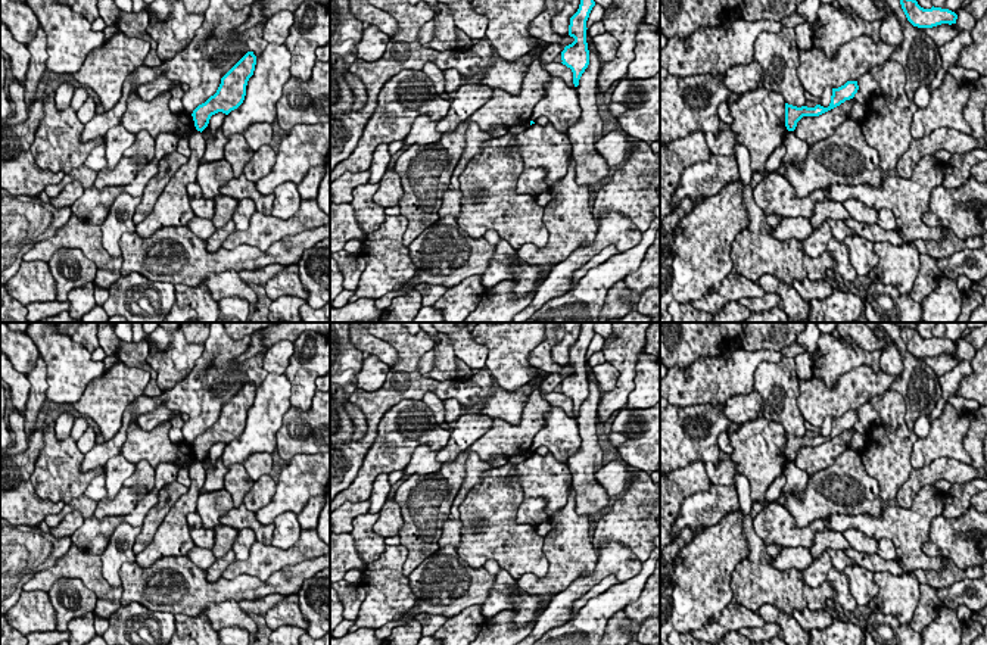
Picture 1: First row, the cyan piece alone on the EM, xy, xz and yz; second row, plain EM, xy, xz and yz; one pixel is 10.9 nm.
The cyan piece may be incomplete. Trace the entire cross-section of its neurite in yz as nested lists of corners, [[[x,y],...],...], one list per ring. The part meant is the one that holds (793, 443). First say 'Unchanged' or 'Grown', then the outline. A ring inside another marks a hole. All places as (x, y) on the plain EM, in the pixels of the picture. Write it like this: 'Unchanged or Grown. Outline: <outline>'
Unchanged. Outline: [[[847,411],[844,415],[838,417],[838,418],[832,418],[831,433],[828,437],[823,437],[821,434],[816,434],[815,437],[807,437],[807,436],[797,437],[797,436],[785,433],[787,459],[794,461],[797,457],[797,452],[803,446],[819,446],[819,445],[840,436],[846,430],[853,429],[854,424],[857,423],[857,420],[859,420],[857,411]]]

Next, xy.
Unchanged. Outline: [[[247,381],[222,408],[214,426],[199,434],[192,446],[197,461],[203,461],[212,445],[222,442],[228,445],[237,439],[246,426],[246,415],[253,405],[256,386]]]

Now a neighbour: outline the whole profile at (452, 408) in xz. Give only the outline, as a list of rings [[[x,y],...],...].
[[[455,399],[443,401],[445,421],[454,424],[460,418],[461,405]]]

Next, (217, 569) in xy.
[[[228,551],[224,557],[217,558],[215,563],[206,570],[206,580],[217,582],[222,577],[224,570],[236,560],[233,551]]]

